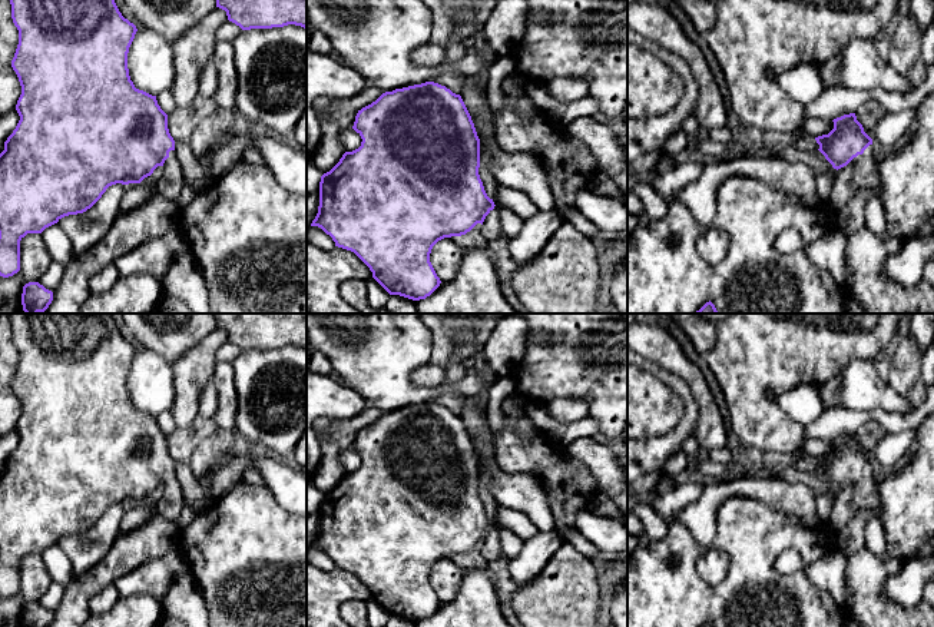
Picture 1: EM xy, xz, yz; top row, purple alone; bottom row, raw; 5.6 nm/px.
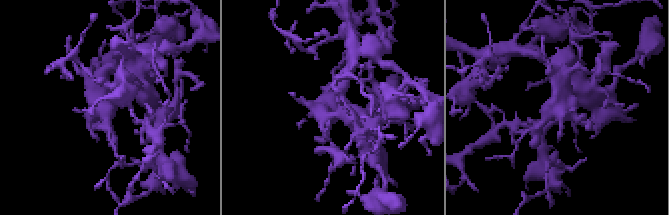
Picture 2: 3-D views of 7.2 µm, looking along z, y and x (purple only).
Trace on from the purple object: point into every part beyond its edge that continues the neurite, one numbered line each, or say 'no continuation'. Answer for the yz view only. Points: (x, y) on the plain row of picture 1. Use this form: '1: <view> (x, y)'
1: yz (848, 503)

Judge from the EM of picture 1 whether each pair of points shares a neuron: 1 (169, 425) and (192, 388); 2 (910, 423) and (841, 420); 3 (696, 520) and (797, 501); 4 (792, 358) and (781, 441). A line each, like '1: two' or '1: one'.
1: two
2: one
3: one
4: one

